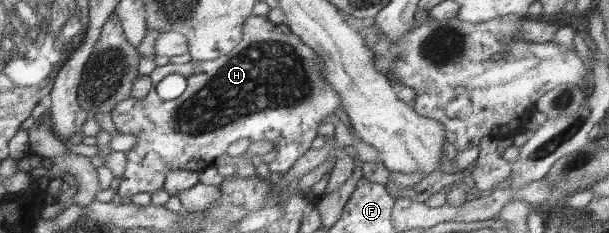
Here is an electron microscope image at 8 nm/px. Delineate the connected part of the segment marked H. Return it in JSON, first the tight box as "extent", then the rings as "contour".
{"extent":[111,16,342,201],"contour":[[[251,16],[245,20],[243,27],[242,39],[239,44],[229,53],[223,56],[218,56],[215,60],[207,61],[190,61],[183,64],[168,63],[164,66],[159,66],[153,69],[150,74],[150,78],[156,85],[161,82],[169,74],[182,74],[187,80],[187,86],[185,92],[175,98],[175,100],[164,101],[157,94],[155,87],[149,90],[149,93],[143,97],[143,99],[135,99],[129,97],[127,100],[121,100],[118,104],[115,104],[115,108],[111,110],[112,121],[118,130],[119,135],[123,134],[135,134],[137,135],[137,144],[124,152],[126,155],[126,166],[123,175],[120,177],[120,184],[115,194],[119,194],[124,201],[129,201],[135,194],[141,194],[141,192],[149,192],[149,194],[155,194],[159,190],[164,190],[163,184],[165,184],[165,176],[169,174],[169,170],[189,170],[193,172],[200,172],[203,166],[207,164],[201,164],[201,162],[214,162],[215,158],[225,154],[231,144],[242,139],[247,139],[249,142],[266,141],[270,149],[277,150],[276,158],[268,164],[270,172],[273,174],[287,172],[293,163],[301,155],[305,154],[307,150],[311,149],[311,143],[315,140],[315,137],[319,132],[319,122],[325,120],[325,118],[335,117],[337,108],[342,108],[341,95],[333,89],[331,83],[325,79],[323,75],[323,59],[319,55],[315,54],[315,51],[311,50],[307,44],[303,43],[299,36],[295,35],[289,26],[285,25],[278,17],[265,17],[265,16]]]}

